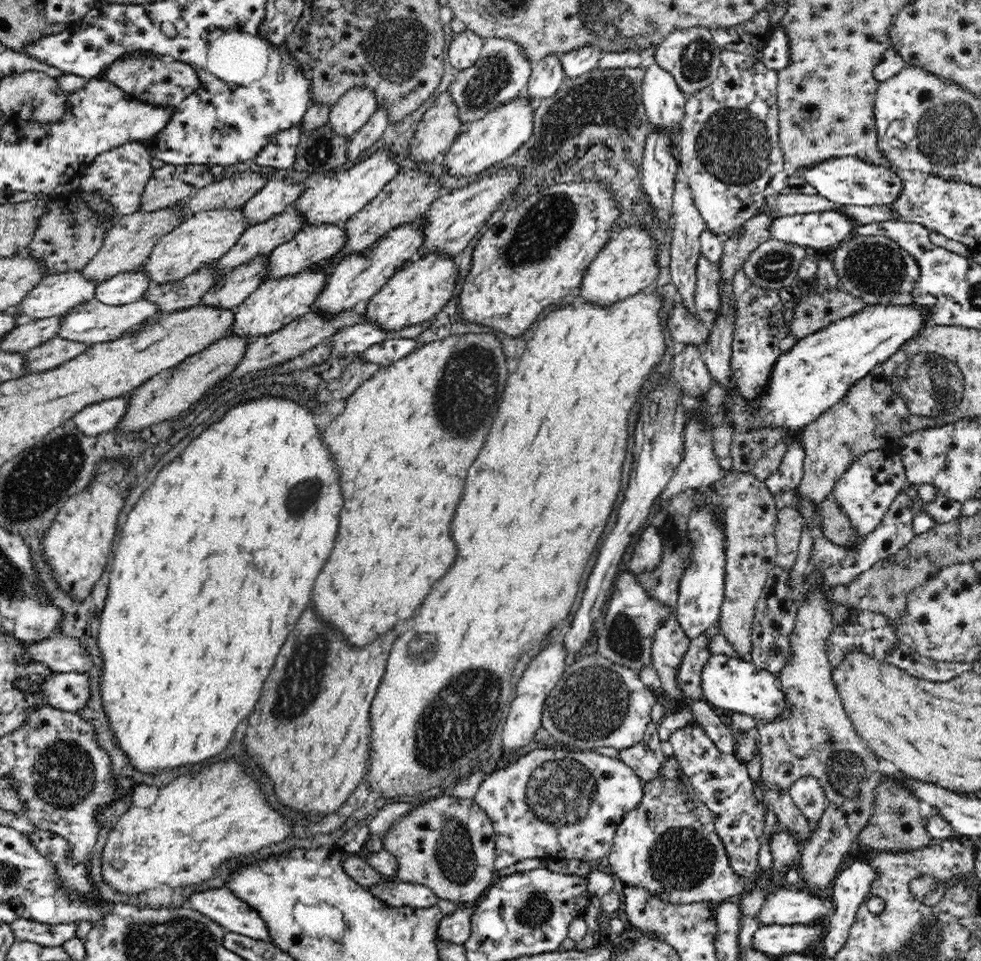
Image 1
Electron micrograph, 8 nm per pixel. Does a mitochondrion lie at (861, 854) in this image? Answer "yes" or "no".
no

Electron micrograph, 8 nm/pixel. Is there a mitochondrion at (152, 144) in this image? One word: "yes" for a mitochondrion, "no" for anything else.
no

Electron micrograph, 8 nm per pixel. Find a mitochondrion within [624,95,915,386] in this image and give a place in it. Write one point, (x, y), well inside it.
(734, 147)

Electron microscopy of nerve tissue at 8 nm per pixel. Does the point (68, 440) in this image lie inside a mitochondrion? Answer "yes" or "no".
yes

